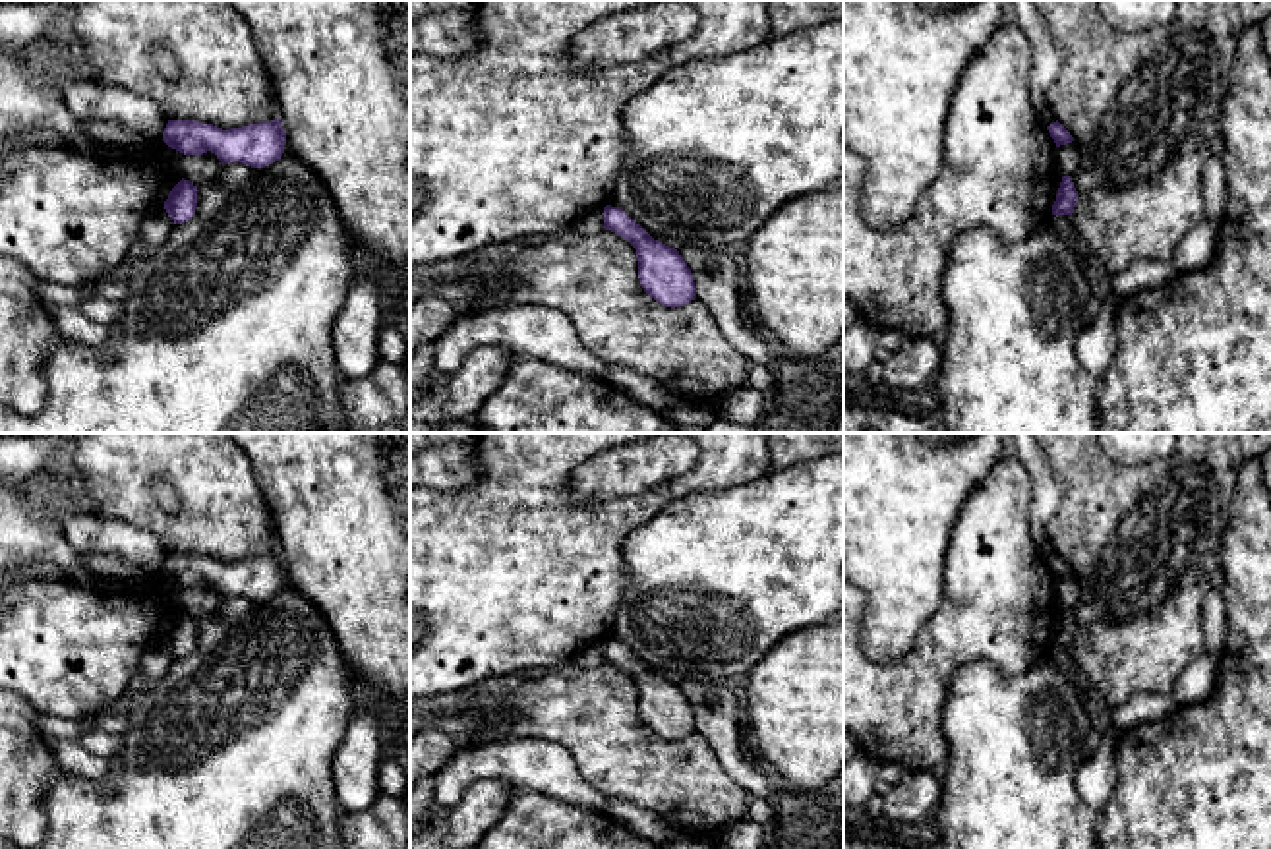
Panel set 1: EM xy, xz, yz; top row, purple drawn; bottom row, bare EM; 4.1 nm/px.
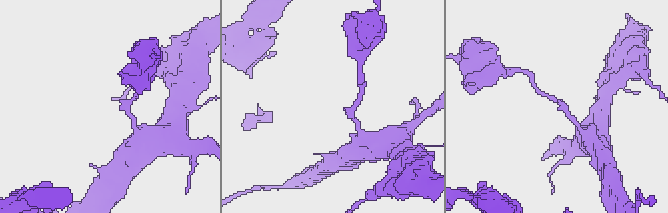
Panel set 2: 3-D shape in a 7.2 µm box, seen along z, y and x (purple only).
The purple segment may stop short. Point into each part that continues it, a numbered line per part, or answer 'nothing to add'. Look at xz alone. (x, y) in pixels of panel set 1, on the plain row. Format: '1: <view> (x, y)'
nothing to add

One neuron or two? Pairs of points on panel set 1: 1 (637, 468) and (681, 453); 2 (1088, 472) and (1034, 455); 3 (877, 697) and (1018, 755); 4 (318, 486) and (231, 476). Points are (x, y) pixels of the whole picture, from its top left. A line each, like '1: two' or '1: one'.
1: one
2: two
3: two
4: two

